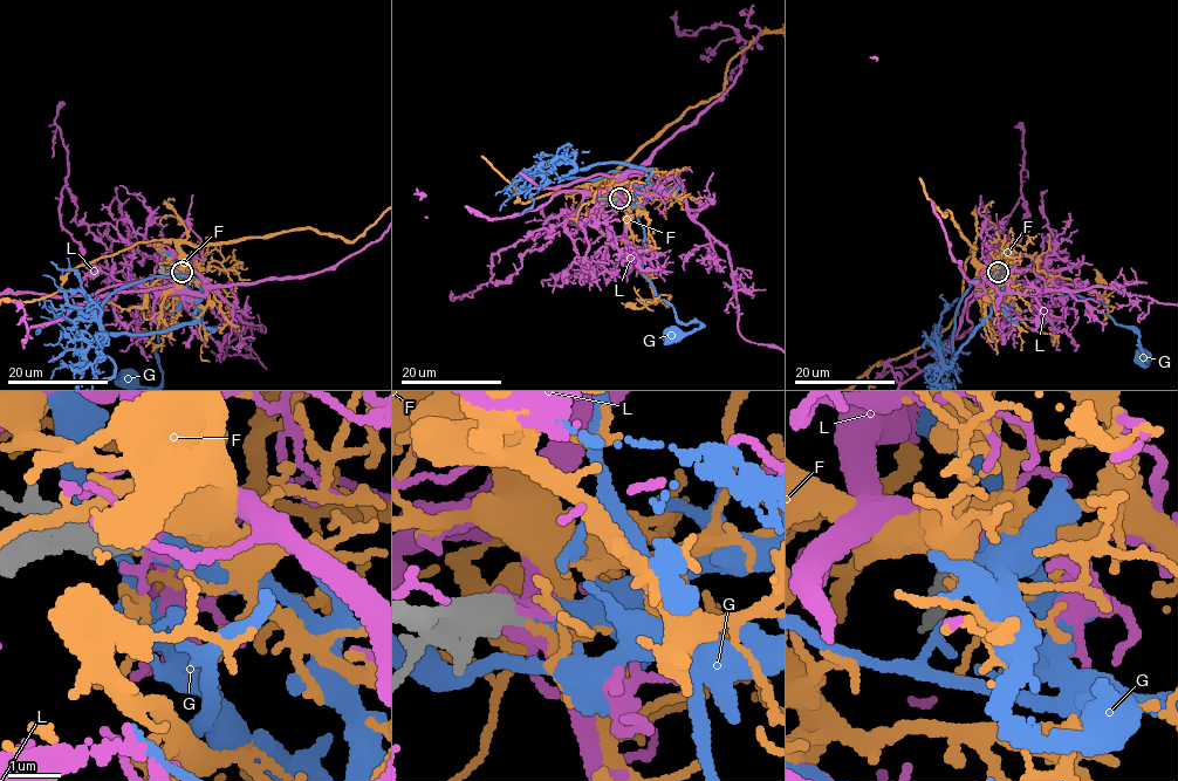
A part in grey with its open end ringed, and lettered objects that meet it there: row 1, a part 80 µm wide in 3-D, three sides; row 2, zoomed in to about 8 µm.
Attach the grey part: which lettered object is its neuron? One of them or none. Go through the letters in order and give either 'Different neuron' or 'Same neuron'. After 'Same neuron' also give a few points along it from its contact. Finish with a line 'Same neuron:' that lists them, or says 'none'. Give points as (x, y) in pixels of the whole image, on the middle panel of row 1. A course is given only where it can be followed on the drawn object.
F: Different neuron
G: Same neuron. Its course: (621, 199), (646, 192), (636, 209), (644, 232), (642, 274), (676, 317), (701, 323), (670, 334)
L: Different neuron
Same neuron: G

